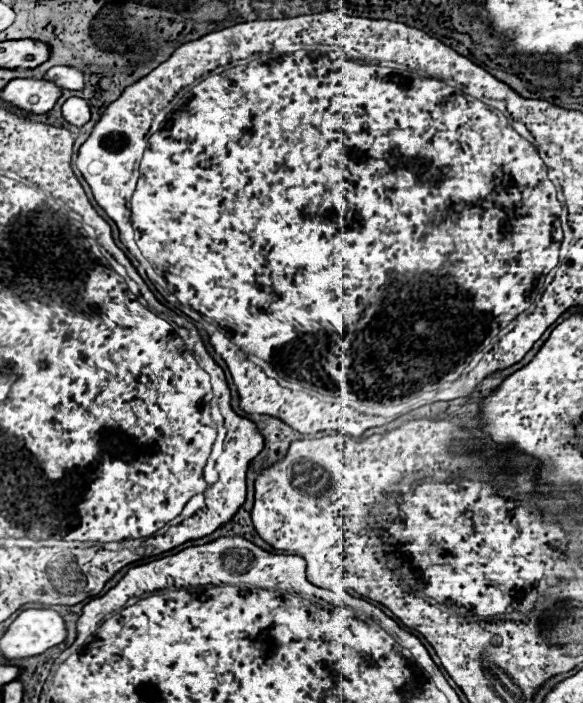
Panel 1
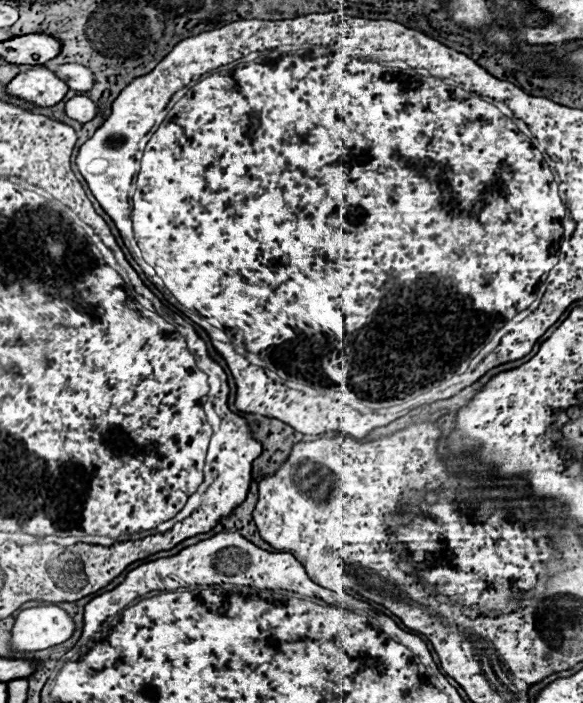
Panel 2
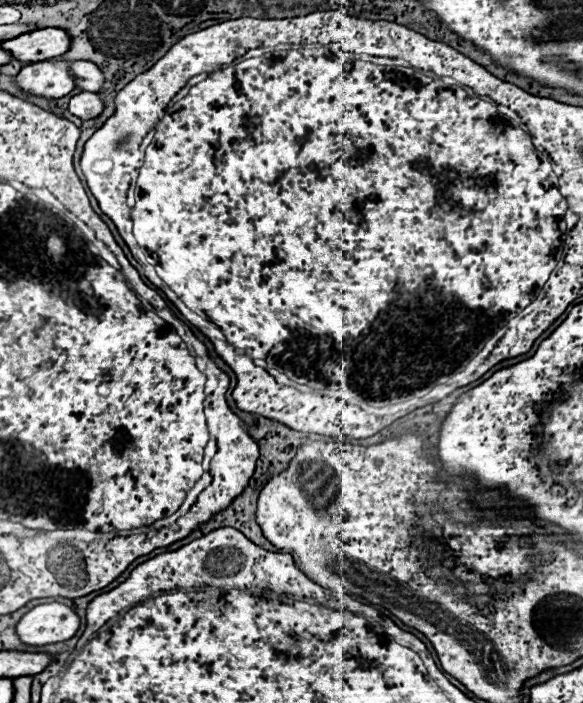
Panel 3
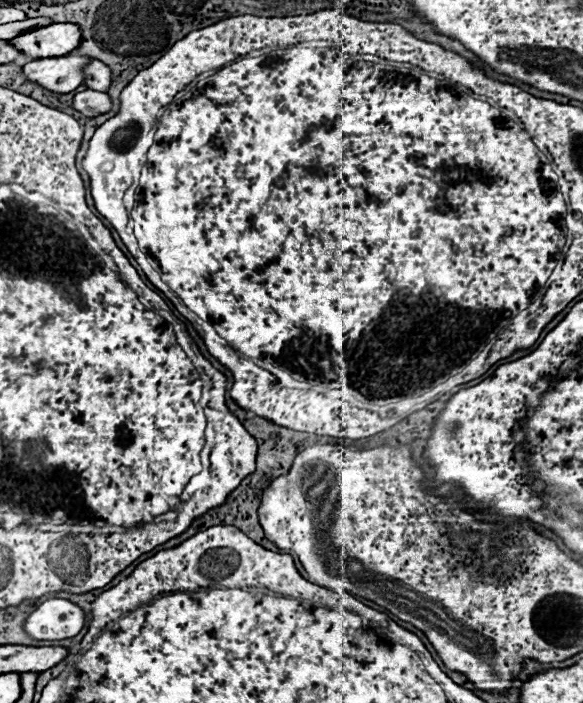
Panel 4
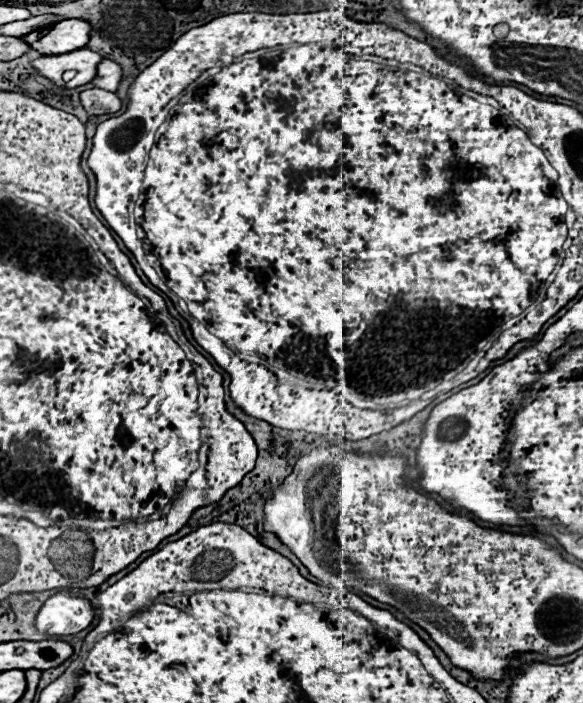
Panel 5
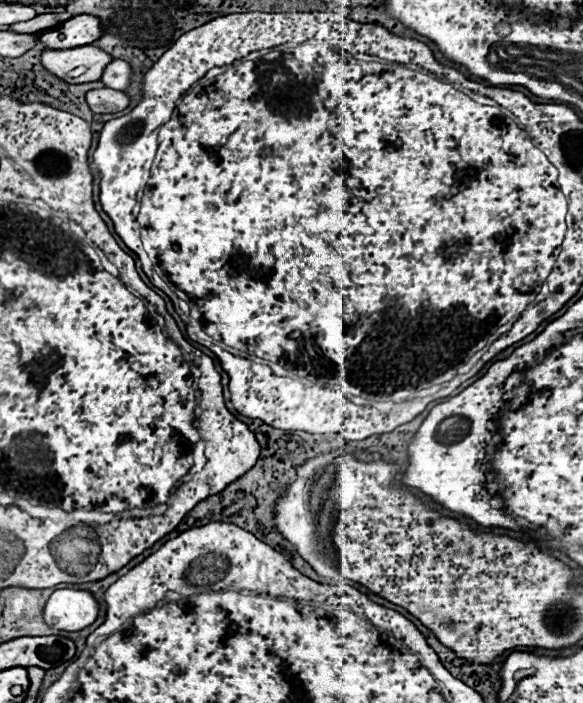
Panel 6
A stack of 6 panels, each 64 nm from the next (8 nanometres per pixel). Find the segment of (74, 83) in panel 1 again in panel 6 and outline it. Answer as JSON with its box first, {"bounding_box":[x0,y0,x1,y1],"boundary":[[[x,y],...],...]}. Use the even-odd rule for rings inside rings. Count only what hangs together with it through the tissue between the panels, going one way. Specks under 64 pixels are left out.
{"bounding_box":[102,60,132,90],"boundary":[[[116,60],[112,62],[112,66],[108,66],[108,70],[104,70],[102,82],[116,90],[126,90],[130,86],[132,74],[132,66],[126,60]]]}

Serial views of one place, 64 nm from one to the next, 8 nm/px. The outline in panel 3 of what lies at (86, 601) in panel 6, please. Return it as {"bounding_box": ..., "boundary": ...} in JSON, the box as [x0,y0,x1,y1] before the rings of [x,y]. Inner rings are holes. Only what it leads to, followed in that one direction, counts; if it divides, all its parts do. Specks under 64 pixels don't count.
{"bounding_box":[16,602,80,646],"boundary":[[[48,602],[34,606],[28,614],[24,614],[16,628],[24,644],[44,646],[76,636],[80,628],[80,618],[70,606],[62,602]]]}

